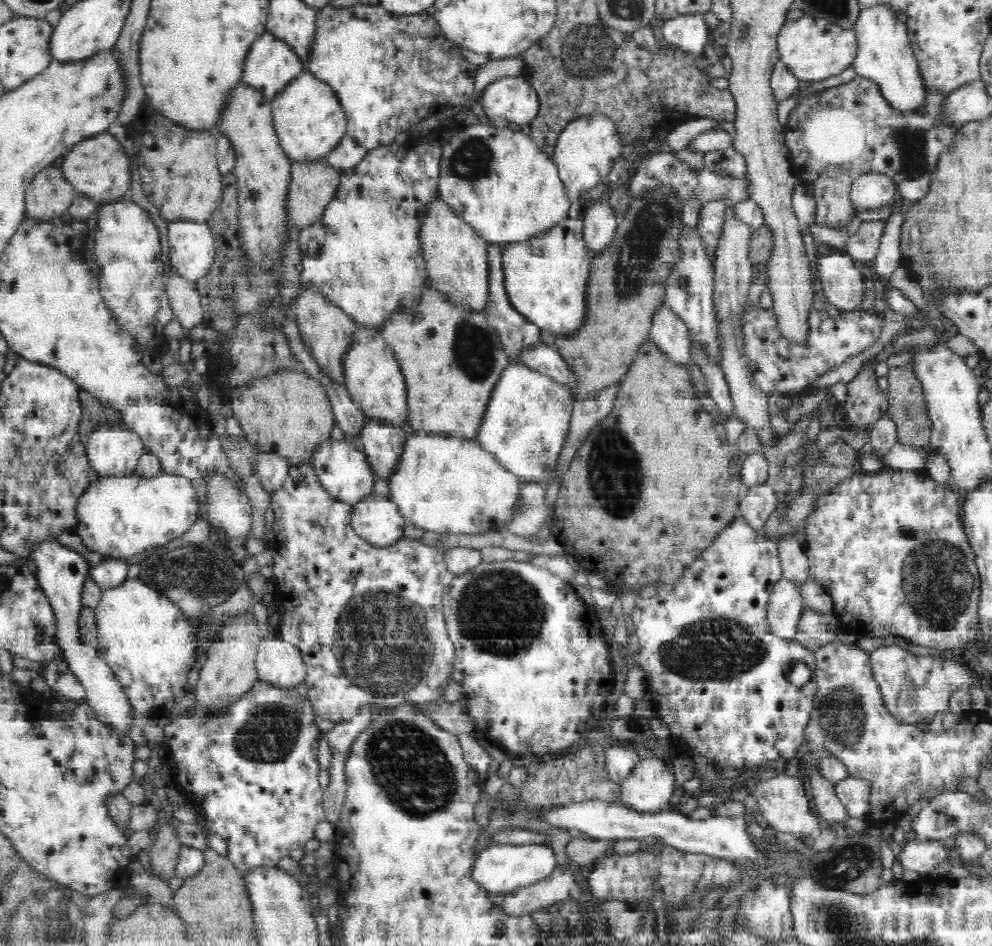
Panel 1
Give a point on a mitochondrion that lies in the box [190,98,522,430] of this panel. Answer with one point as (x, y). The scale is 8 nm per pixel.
(475, 351)

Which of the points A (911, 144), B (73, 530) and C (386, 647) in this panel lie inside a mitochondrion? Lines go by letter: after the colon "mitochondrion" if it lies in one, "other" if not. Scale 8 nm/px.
A: mitochondrion
B: other
C: mitochondrion

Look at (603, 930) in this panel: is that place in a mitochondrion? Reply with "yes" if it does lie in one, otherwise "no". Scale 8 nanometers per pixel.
yes

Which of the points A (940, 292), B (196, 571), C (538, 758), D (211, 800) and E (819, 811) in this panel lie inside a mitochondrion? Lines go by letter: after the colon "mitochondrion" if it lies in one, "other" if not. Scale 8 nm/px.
A: other
B: mitochondrion
C: other
D: other
E: other

